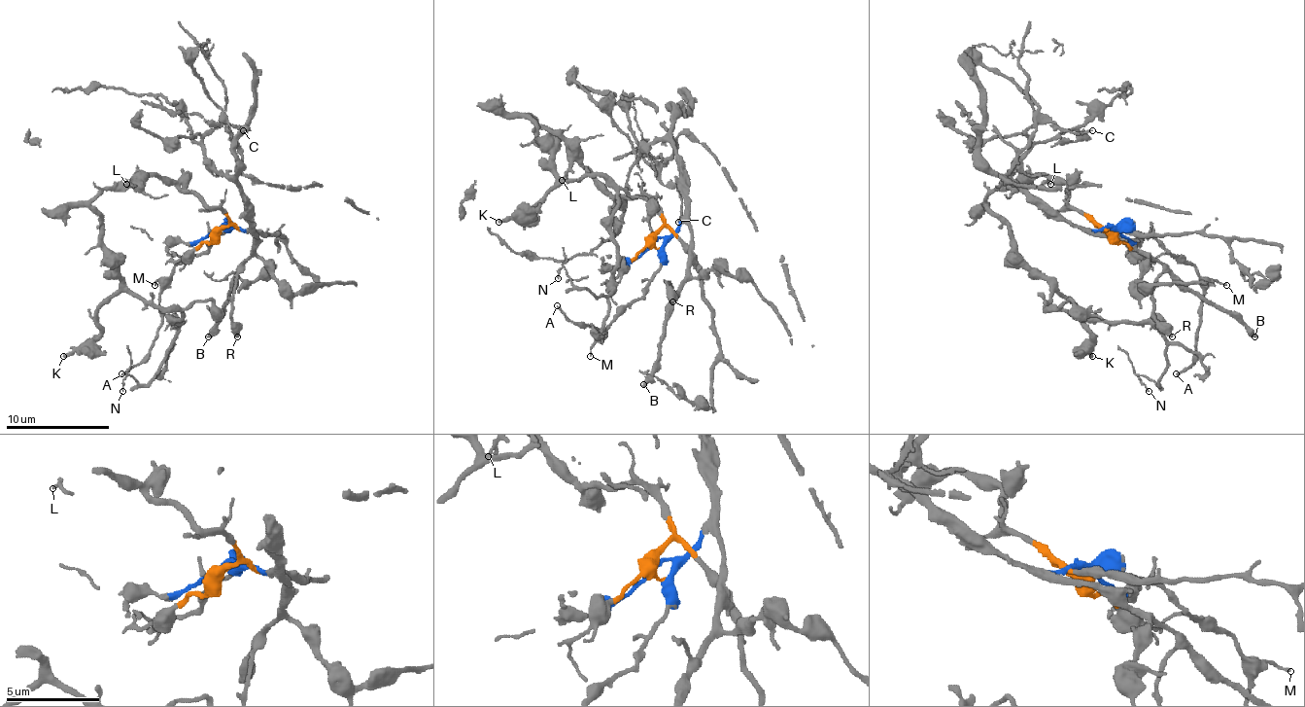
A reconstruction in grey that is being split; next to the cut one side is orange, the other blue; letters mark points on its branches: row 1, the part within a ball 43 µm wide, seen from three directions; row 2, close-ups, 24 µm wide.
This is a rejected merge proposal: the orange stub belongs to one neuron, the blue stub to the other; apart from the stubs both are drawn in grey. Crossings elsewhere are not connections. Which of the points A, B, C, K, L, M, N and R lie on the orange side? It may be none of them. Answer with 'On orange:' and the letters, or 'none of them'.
On orange: K, L, N

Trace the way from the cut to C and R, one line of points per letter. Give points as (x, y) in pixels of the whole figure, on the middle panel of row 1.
C: (653, 243), (686, 206), (684, 160), (670, 137), (676, 150), (661, 181), (681, 199), (678, 222)
R: (653, 243), (669, 237), (684, 222), (689, 228), (689, 276), (676, 292), (669, 281), (669, 297), (673, 302)

